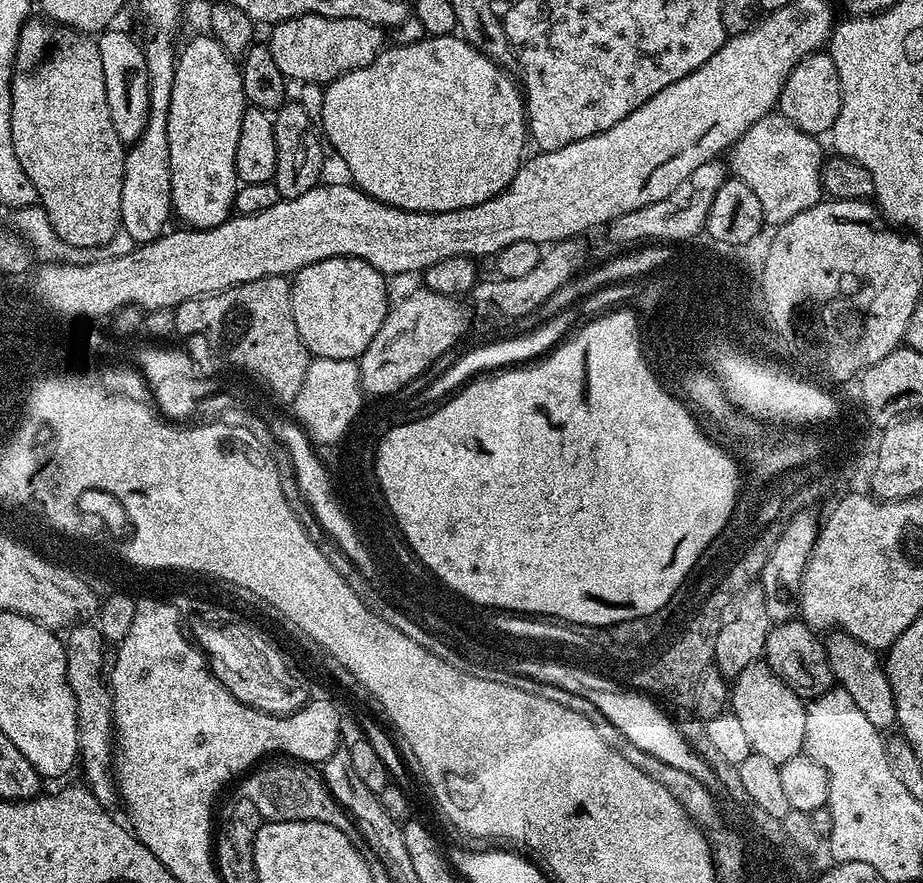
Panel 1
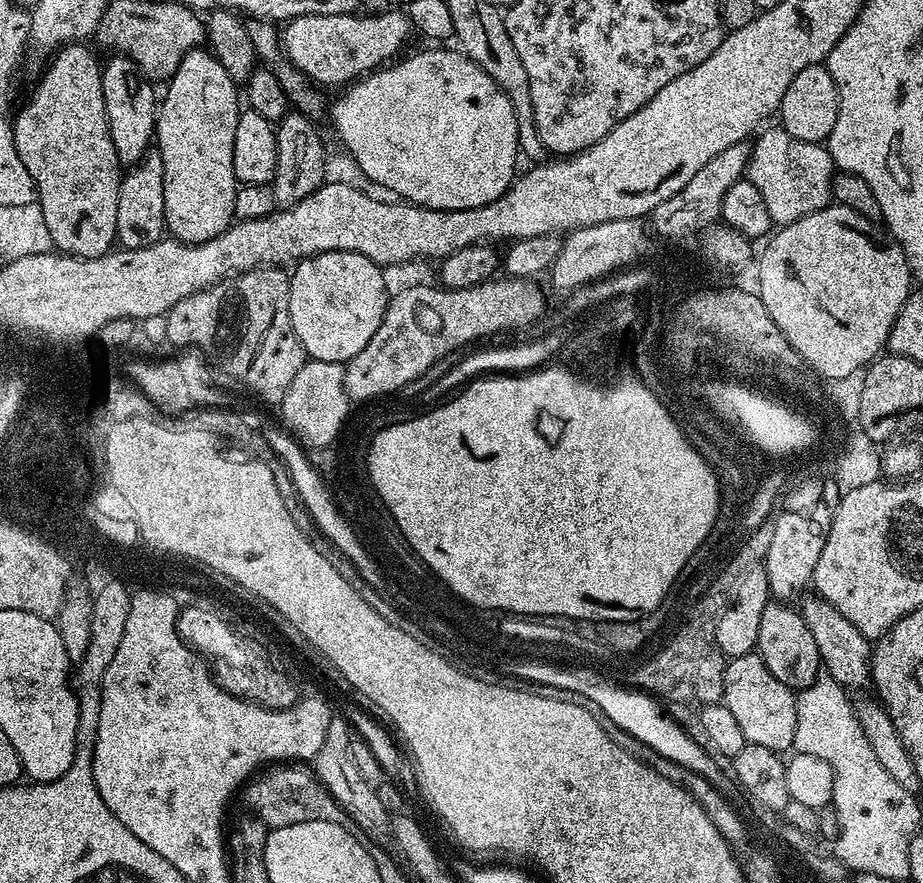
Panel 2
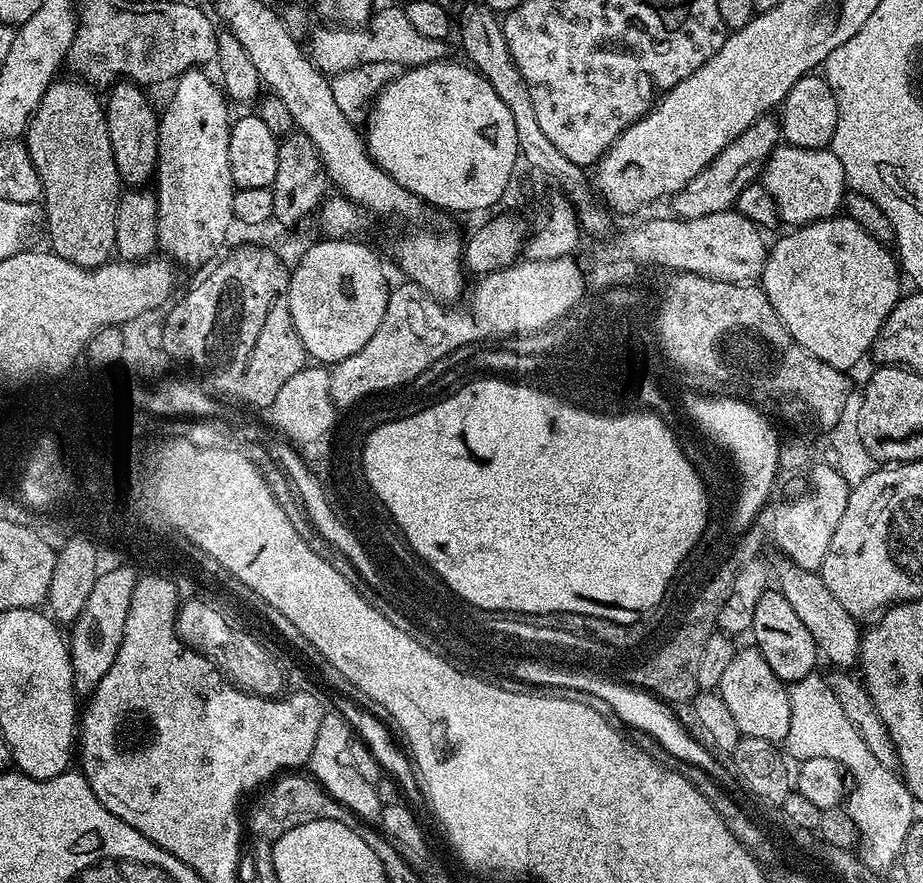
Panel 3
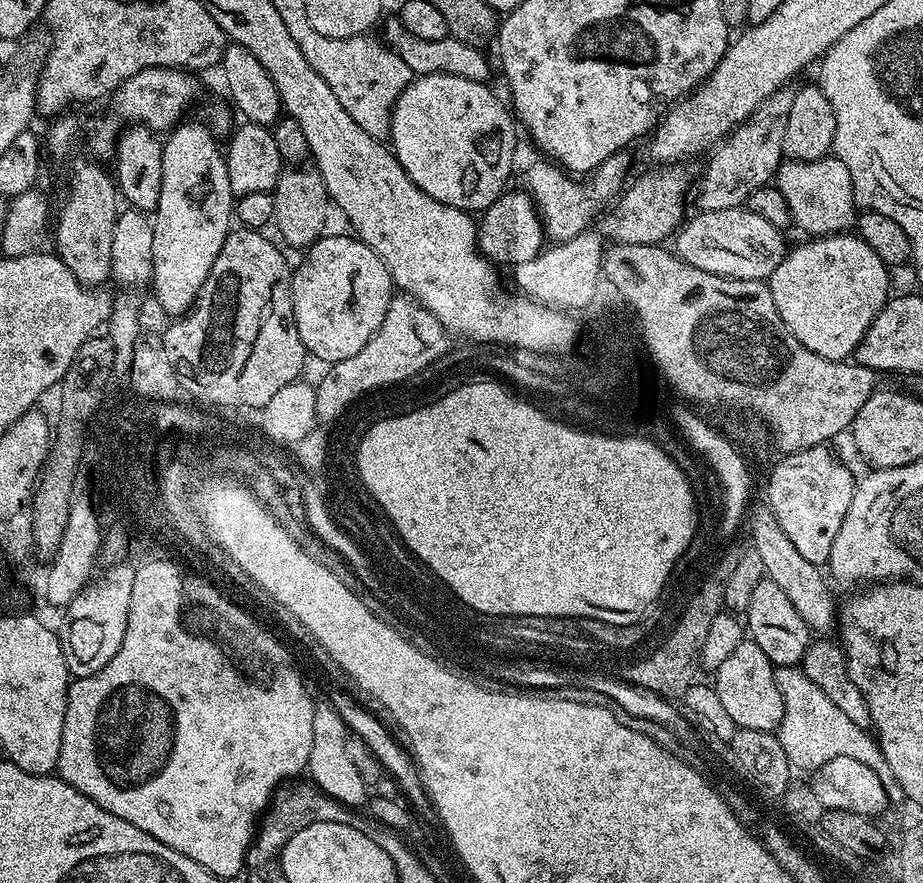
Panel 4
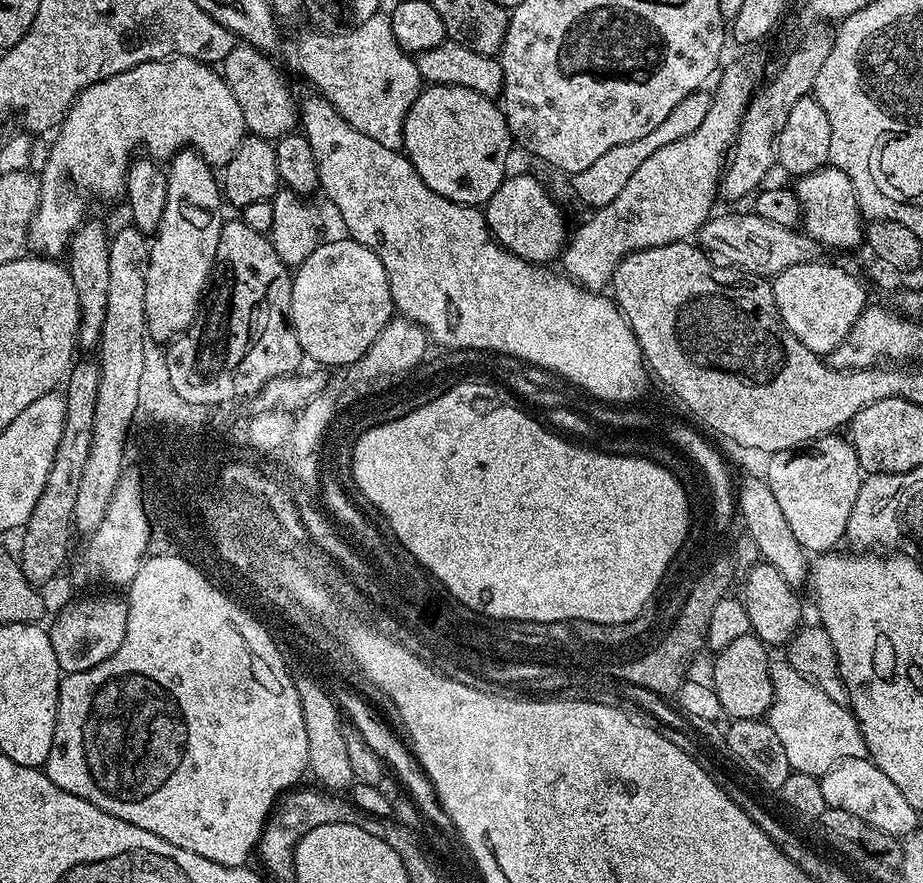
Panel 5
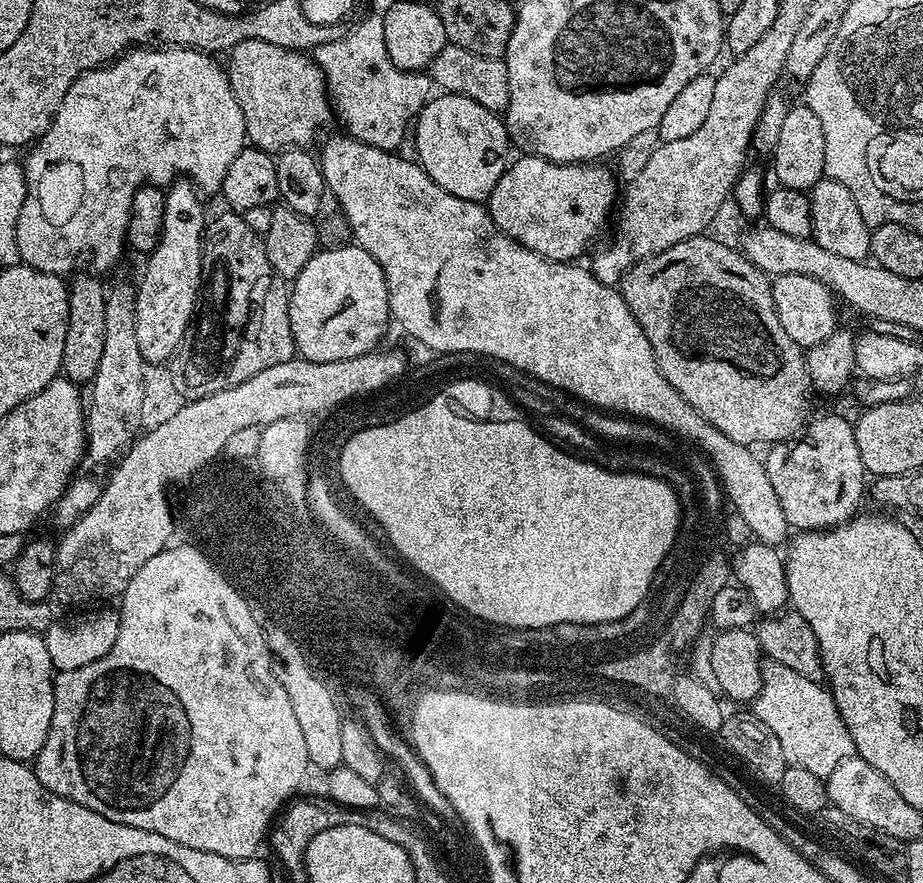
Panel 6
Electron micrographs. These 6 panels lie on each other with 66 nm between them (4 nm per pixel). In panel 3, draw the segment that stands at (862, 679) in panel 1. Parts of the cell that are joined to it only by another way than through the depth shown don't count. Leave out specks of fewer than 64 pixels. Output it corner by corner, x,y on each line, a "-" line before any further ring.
777,560
776,568
774,564
775,587
784,595
786,602
790,602
790,607
797,612
798,619
806,626
806,630
810,630
810,638
814,638
819,655
823,659
825,656
837,669
855,669
860,658
862,635
862,628
856,625
859,624
857,617
848,613
846,606
842,606
842,602
830,594
830,586
826,586
819,572
806,570
792,560

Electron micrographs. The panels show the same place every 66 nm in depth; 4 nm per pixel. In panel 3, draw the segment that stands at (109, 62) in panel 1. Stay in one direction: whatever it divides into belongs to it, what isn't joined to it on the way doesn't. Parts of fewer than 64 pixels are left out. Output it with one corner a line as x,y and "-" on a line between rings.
117,82
111,85
112,92
106,96
106,119
108,137
114,150
114,166
118,166
121,185
144,186
156,175
158,158
158,126
160,117
157,109
152,109
143,87
135,82

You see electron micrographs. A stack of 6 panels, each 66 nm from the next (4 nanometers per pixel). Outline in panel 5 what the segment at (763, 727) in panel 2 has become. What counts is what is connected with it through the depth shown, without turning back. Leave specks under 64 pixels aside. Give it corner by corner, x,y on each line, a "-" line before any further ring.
749,634
734,638
730,646
715,653
716,661
712,664
710,683
718,694
718,702
722,702
732,720
758,720
767,717
768,708
774,699
768,652
769,649
755,634

